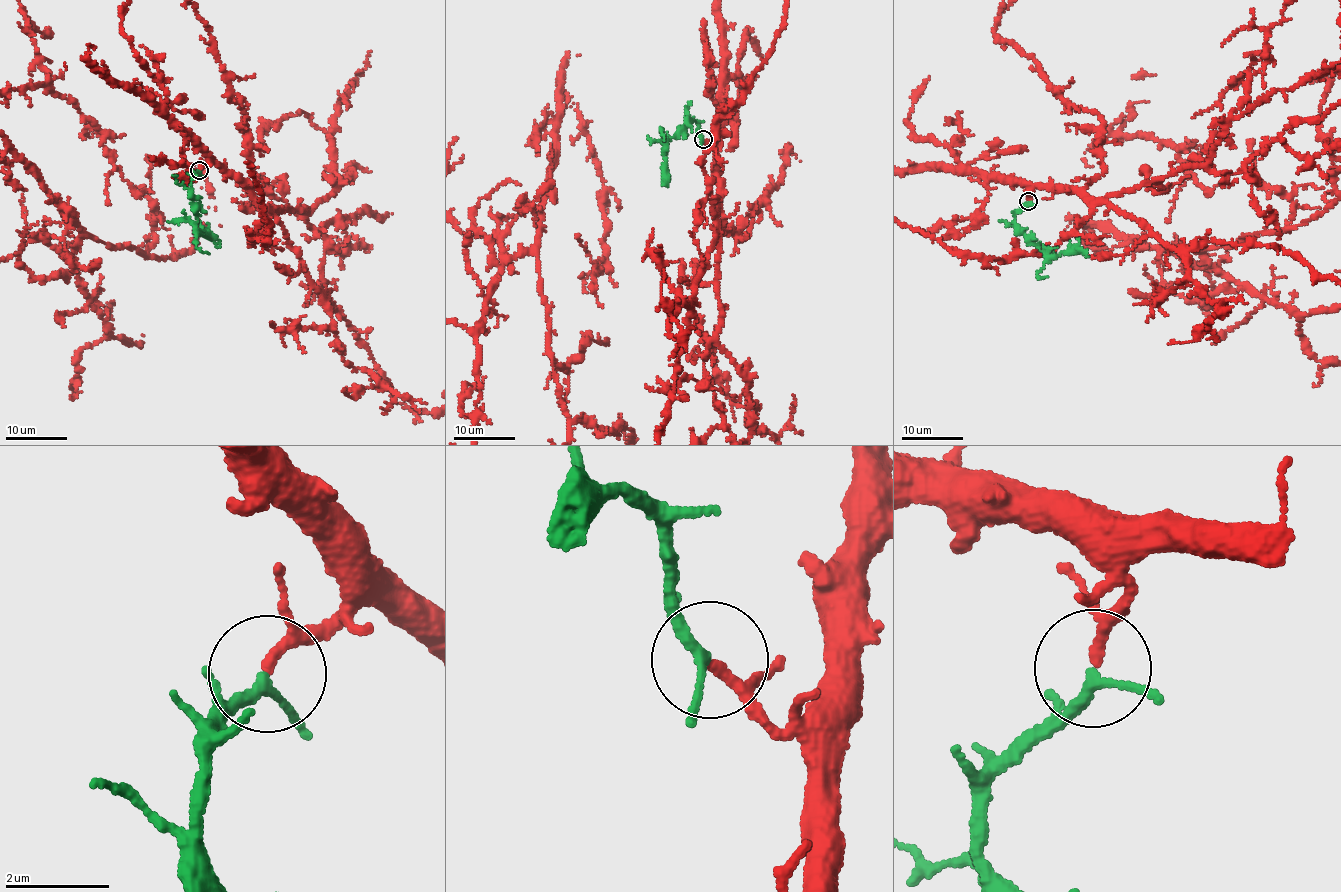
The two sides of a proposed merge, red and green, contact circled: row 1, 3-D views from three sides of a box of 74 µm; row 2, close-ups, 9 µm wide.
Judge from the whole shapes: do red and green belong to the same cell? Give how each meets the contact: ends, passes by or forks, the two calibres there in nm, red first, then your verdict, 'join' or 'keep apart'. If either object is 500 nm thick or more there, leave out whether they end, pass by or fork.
red passes by | green passes by | 160/180 nm | join

